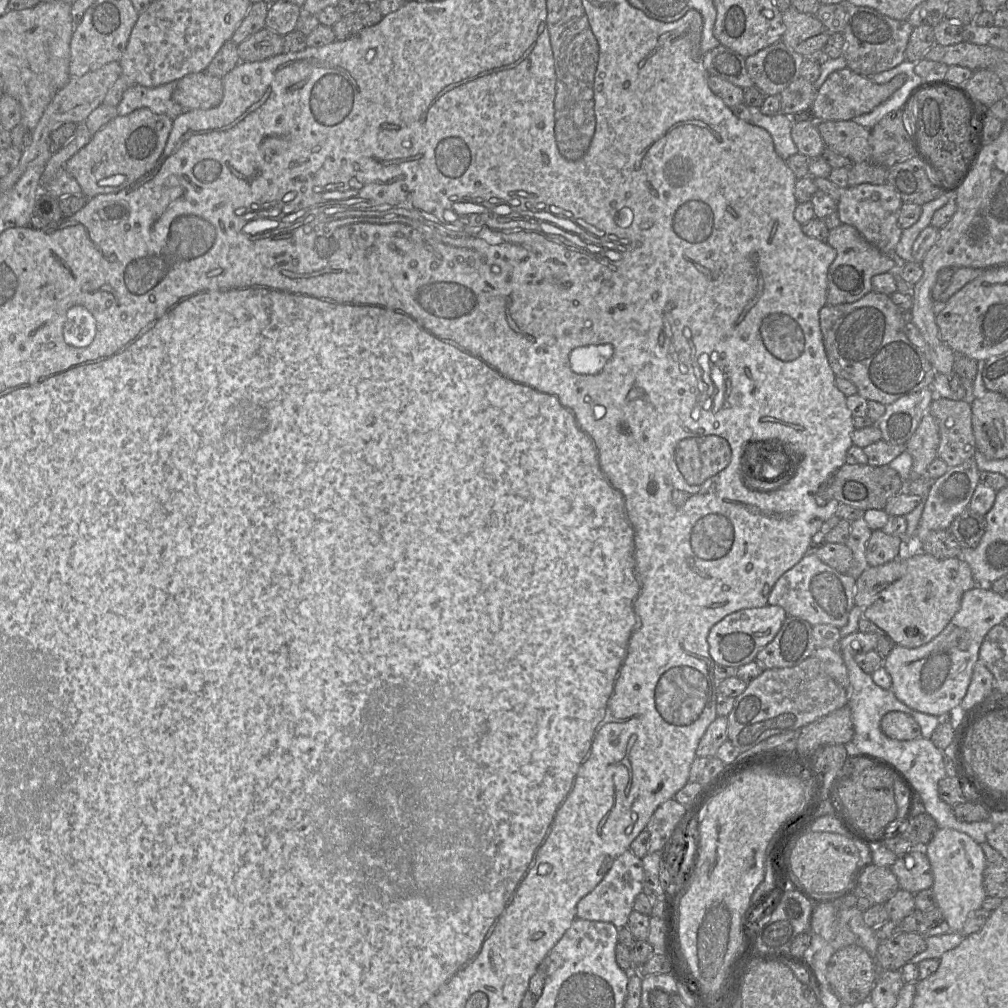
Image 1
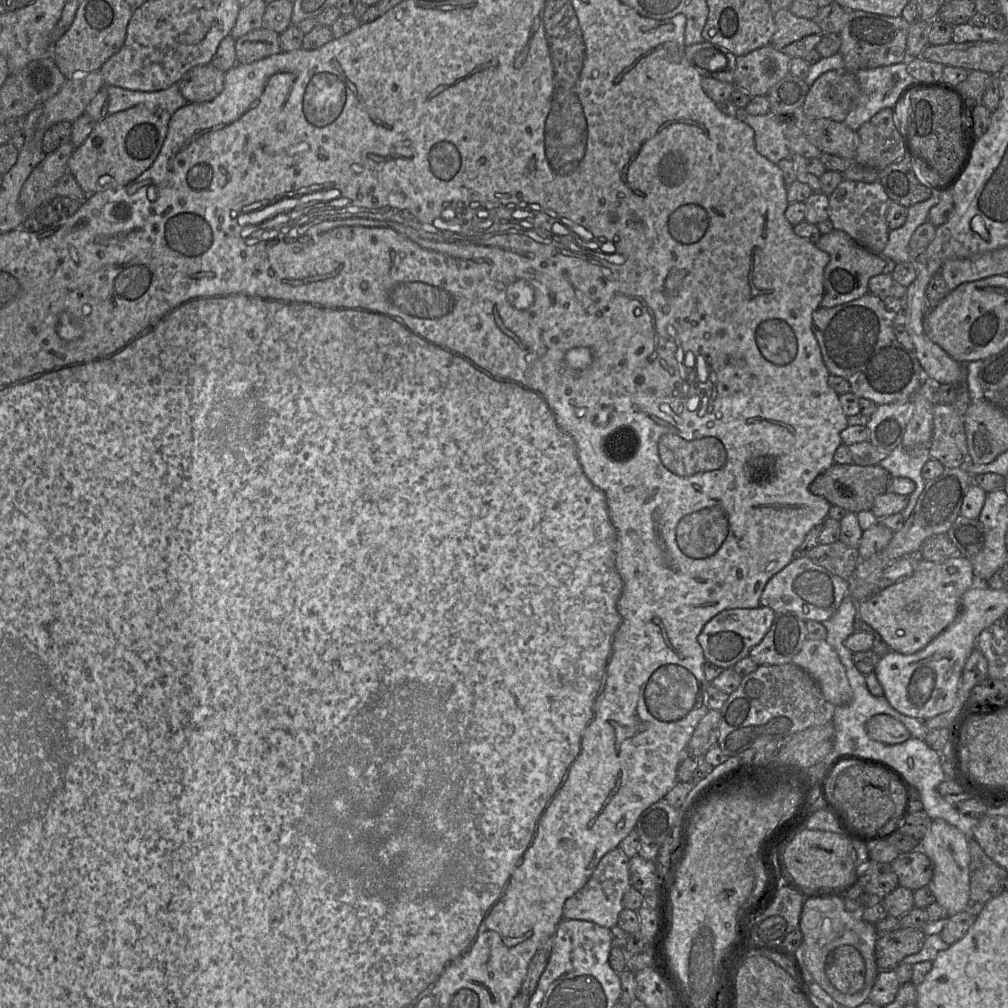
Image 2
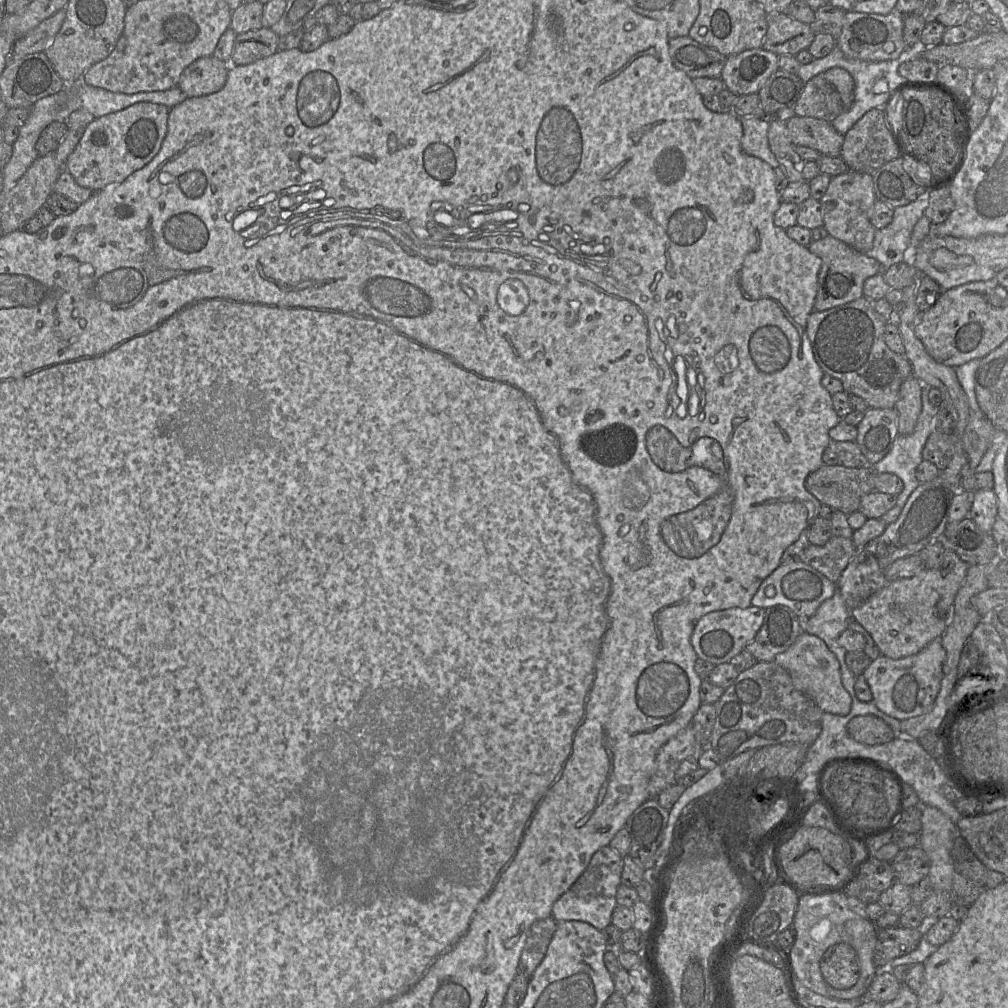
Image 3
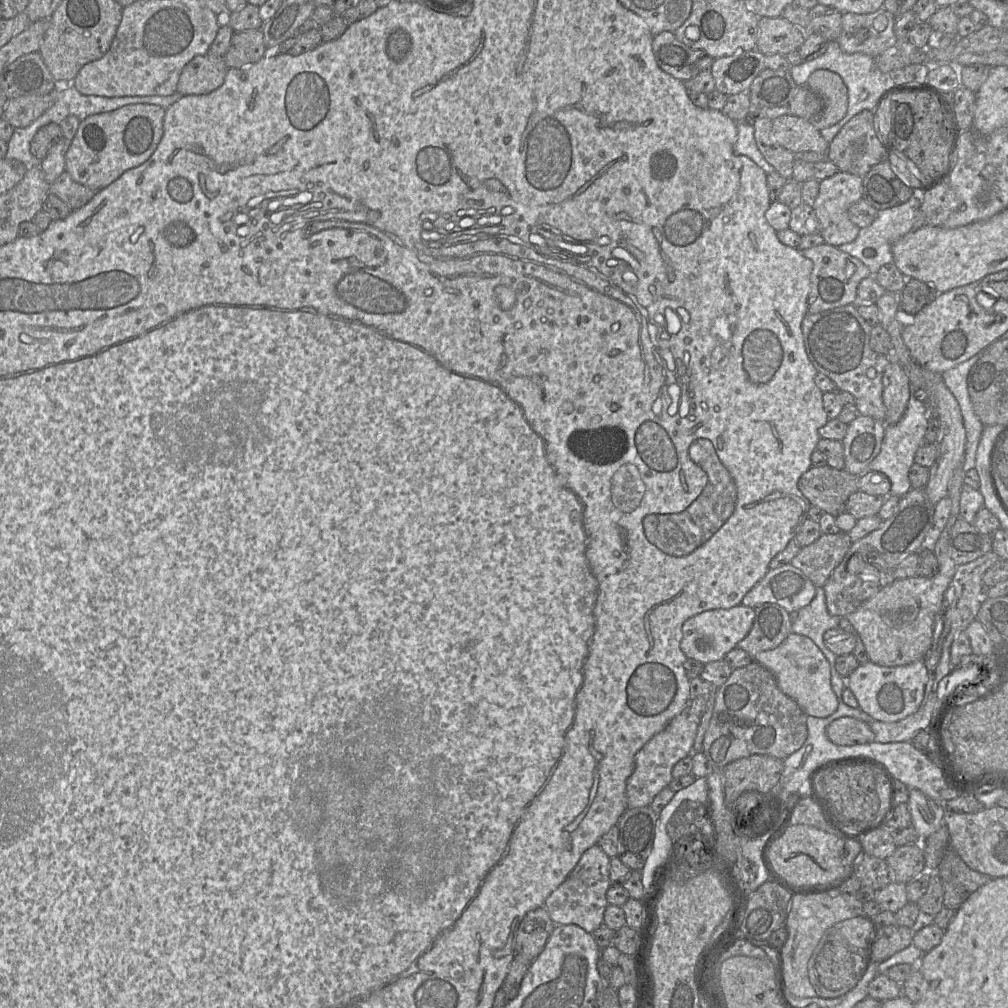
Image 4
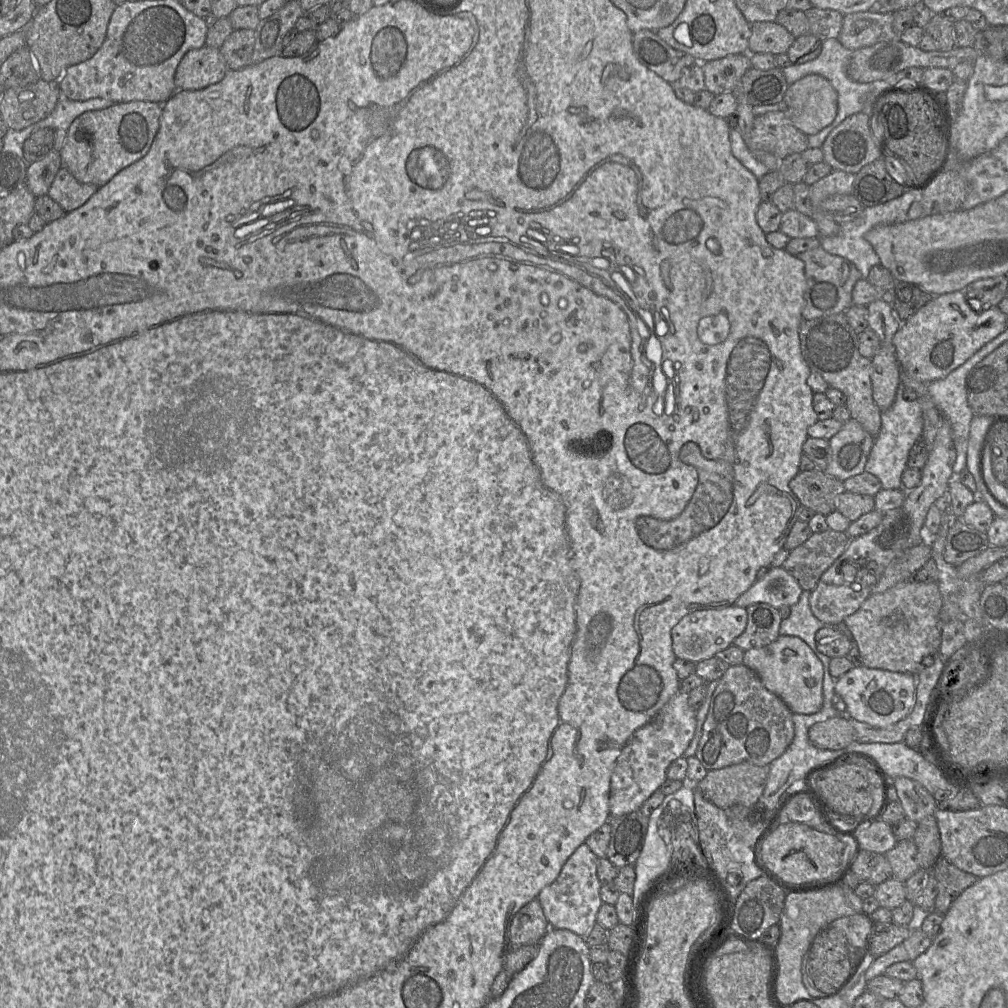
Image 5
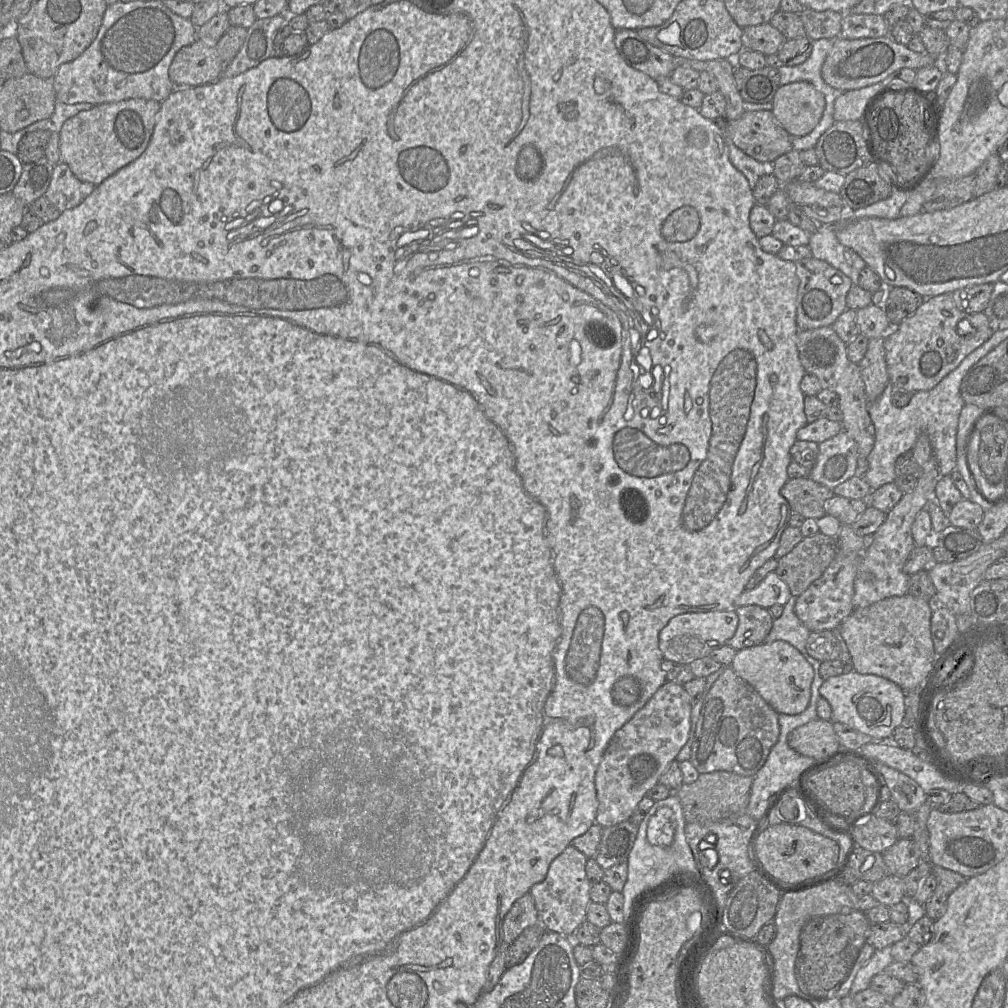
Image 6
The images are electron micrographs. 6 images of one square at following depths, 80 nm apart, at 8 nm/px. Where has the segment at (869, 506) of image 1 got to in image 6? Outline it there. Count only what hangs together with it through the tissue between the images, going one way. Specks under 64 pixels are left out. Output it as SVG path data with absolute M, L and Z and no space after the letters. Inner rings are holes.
M808 476L789 478L780 493L787 500L792 513L814 519L825 515L824 504L834 496L832 489Z

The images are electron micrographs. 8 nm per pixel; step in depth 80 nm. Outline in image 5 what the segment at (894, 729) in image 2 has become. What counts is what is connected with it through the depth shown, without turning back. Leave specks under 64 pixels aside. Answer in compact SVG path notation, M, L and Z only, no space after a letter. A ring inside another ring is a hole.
M834 717L813 724L808 730L810 742L820 749L845 749L854 741L854 728L848 719Z

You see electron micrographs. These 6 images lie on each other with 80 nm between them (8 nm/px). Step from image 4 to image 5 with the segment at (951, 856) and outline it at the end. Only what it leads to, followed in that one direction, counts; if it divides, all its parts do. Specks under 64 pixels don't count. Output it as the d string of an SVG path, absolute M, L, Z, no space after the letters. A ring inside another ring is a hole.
M942 856L934 864L931 873L938 882L933 911L940 914L945 914L953 901L979 878L959 869Z

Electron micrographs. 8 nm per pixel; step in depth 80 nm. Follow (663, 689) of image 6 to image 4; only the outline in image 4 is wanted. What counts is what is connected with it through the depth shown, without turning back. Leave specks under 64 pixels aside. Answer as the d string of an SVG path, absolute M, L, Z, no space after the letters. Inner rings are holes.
M687 708L674 717L667 726L654 735L636 754L633 773L626 785L627 808L648 806L654 797L673 779L672 768L689 755L697 733L695 721L690 718Z

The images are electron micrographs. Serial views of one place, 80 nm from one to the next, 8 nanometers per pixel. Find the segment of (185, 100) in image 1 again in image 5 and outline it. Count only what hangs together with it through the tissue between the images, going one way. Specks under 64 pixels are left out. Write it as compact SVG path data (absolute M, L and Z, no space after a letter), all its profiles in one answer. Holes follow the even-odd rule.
M207 45L189 50L175 71L176 90L201 90L220 82L228 70L218 48Z

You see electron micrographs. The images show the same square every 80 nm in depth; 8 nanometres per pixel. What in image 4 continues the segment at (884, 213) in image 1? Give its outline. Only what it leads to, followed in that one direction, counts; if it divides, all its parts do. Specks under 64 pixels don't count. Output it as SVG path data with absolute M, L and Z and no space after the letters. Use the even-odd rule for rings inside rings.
M838 171L820 181L819 193L812 207L820 224L819 234L823 237L824 243L838 247L855 240L860 227L850 220L848 209L860 199L862 199L862 177L859 175Z

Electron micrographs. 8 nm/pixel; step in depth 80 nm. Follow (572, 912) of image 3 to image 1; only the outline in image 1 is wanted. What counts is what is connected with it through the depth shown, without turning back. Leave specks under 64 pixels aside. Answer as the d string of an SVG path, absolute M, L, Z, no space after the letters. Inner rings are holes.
M631 850L625 851L614 860L600 883L578 902L576 917L584 920L609 922L616 928L625 927L629 915L634 910L636 897L643 892L643 882L642 860Z

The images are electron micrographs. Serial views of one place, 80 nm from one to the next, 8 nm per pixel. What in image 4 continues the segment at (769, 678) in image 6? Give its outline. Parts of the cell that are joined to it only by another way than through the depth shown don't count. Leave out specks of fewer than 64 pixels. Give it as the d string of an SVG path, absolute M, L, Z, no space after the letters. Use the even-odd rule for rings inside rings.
M791 632L776 648L757 653L753 661L773 674L779 689L793 699L807 716L827 717L837 710L839 700L831 687L829 662L810 638Z

